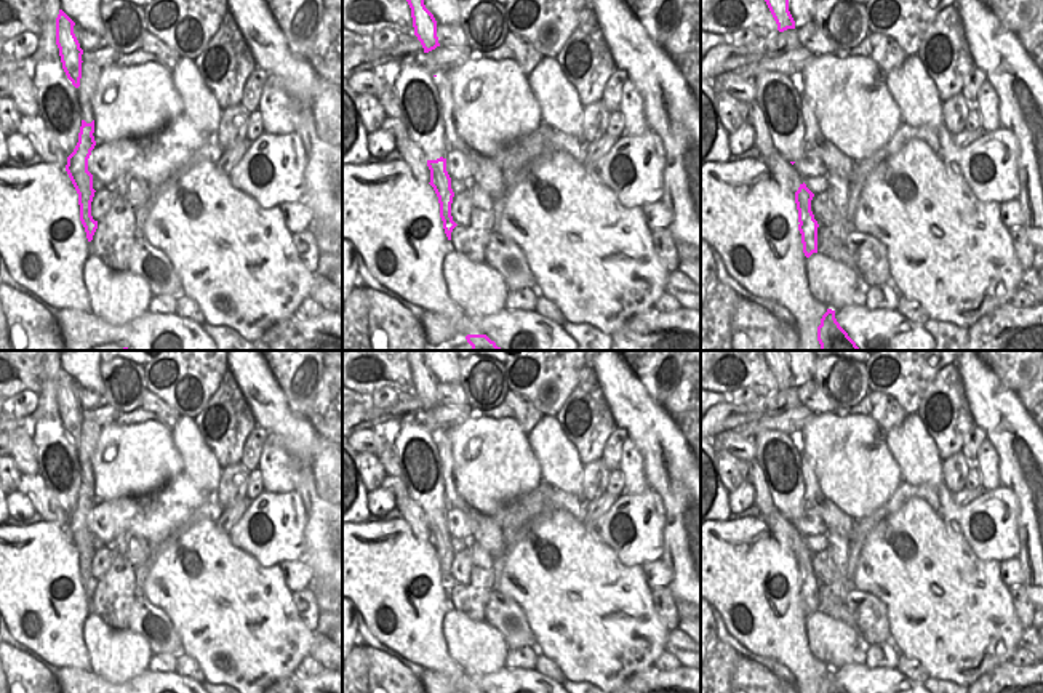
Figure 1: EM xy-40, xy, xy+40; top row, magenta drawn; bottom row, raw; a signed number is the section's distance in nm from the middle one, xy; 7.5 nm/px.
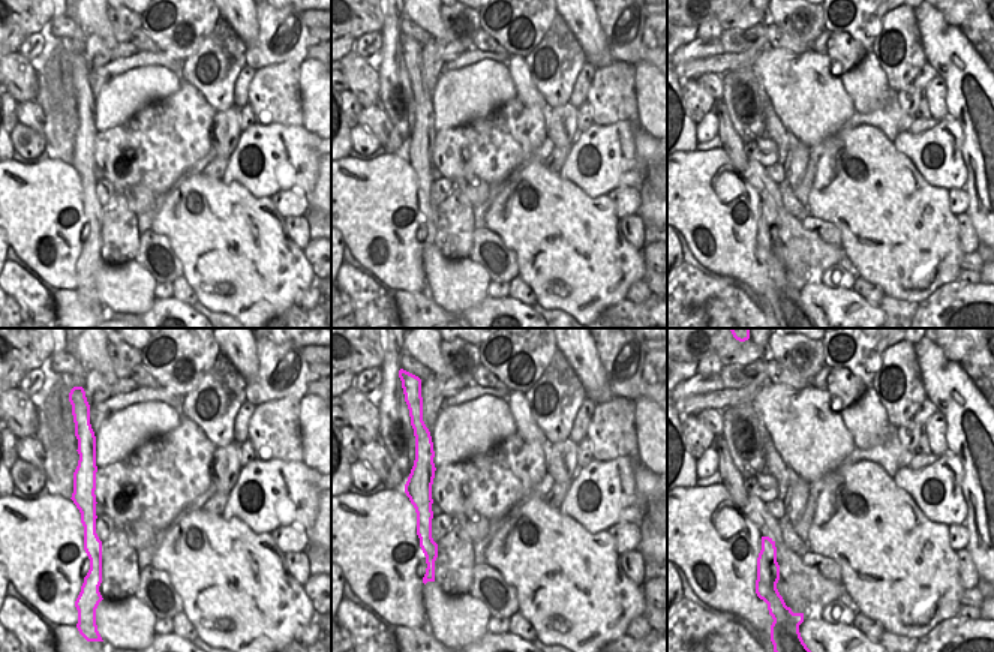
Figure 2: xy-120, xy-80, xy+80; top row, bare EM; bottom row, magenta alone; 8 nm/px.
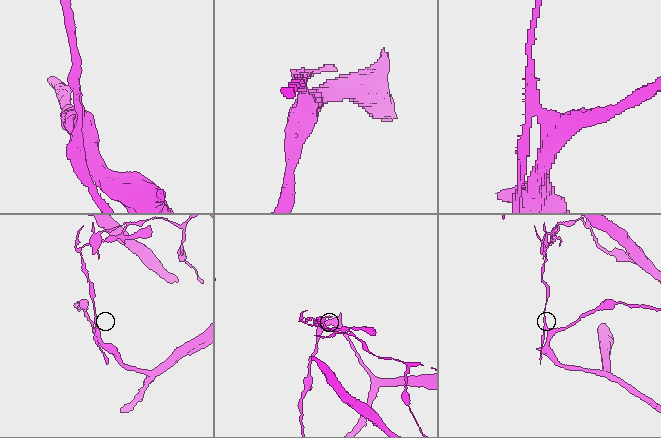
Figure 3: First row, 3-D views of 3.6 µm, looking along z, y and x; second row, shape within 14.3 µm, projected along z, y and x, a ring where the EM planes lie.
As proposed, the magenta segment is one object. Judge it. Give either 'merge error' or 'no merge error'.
merge error

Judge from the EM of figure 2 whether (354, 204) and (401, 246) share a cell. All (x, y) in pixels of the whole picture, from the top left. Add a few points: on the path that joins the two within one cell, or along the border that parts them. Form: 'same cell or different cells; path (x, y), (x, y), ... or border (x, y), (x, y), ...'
same cell; path (366, 212), (389, 234)

